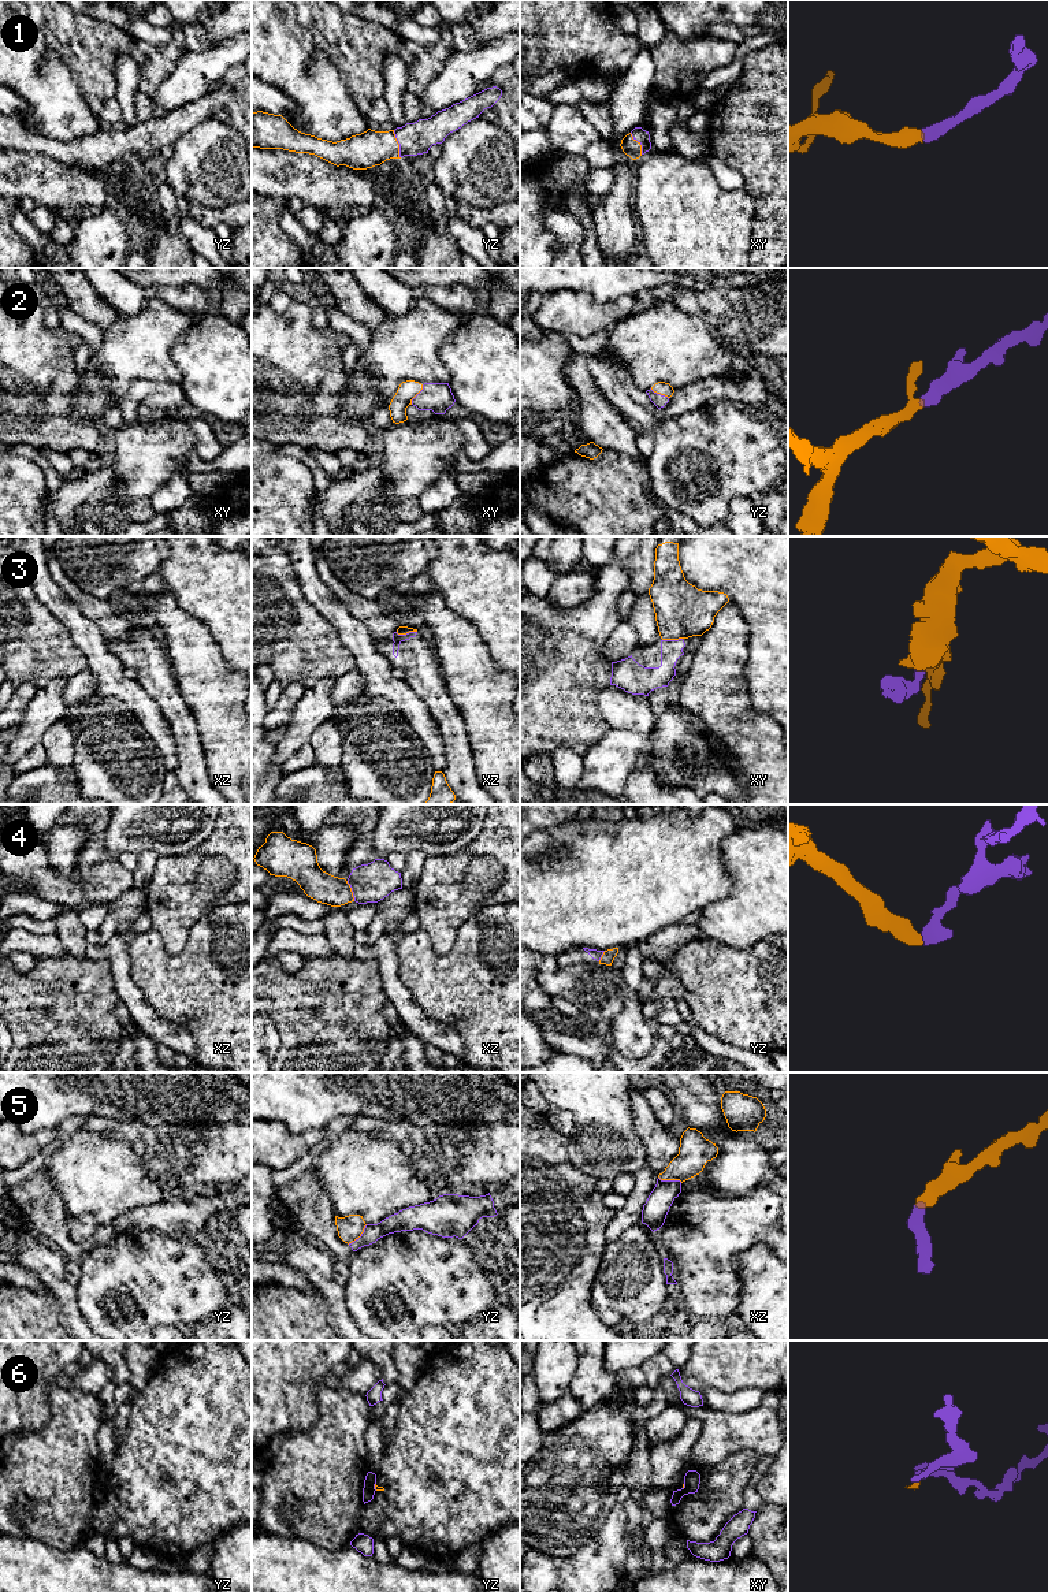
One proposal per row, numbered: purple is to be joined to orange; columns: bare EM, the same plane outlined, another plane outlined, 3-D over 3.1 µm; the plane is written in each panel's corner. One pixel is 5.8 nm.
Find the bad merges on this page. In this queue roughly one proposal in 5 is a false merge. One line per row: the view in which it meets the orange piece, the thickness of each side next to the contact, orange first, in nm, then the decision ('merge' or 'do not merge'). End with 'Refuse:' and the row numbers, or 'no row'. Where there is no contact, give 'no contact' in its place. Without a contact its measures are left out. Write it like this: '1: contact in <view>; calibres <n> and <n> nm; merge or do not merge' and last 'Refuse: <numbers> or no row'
1: contact in yz; calibres 220 and 190 nm; merge
2: contact in xy; calibres 110 and 170 nm; merge
3: contact in xz; calibres 50 and 60 nm; do not merge
4: contact in xz; calibres 180 and 220 nm; merge
5: contact in yz; calibres 150 and 110 nm; do not merge
6: contact in yz; calibres 30 and 80 nm; do not merge
Refuse: 3, 5, 6

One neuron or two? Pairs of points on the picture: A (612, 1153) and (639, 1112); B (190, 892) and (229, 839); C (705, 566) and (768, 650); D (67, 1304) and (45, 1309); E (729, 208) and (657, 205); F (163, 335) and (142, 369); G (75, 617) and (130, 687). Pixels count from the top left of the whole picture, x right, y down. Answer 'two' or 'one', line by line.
A: two
B: one
C: one
D: two
E: one
F: one
G: one

